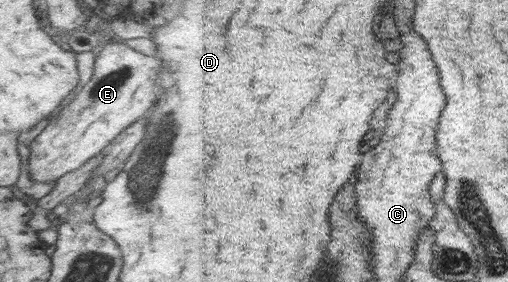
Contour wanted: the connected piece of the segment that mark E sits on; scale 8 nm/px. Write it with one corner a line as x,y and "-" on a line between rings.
116,40
105,44
95,57
91,80
69,105
53,114
57,120
51,122
31,142
27,169
32,181
44,184
56,182
62,175
79,169
108,147
126,127
135,123
141,115
147,114
151,105
161,97
159,93
163,91
157,85
159,67
159,59
137,52
124,41

